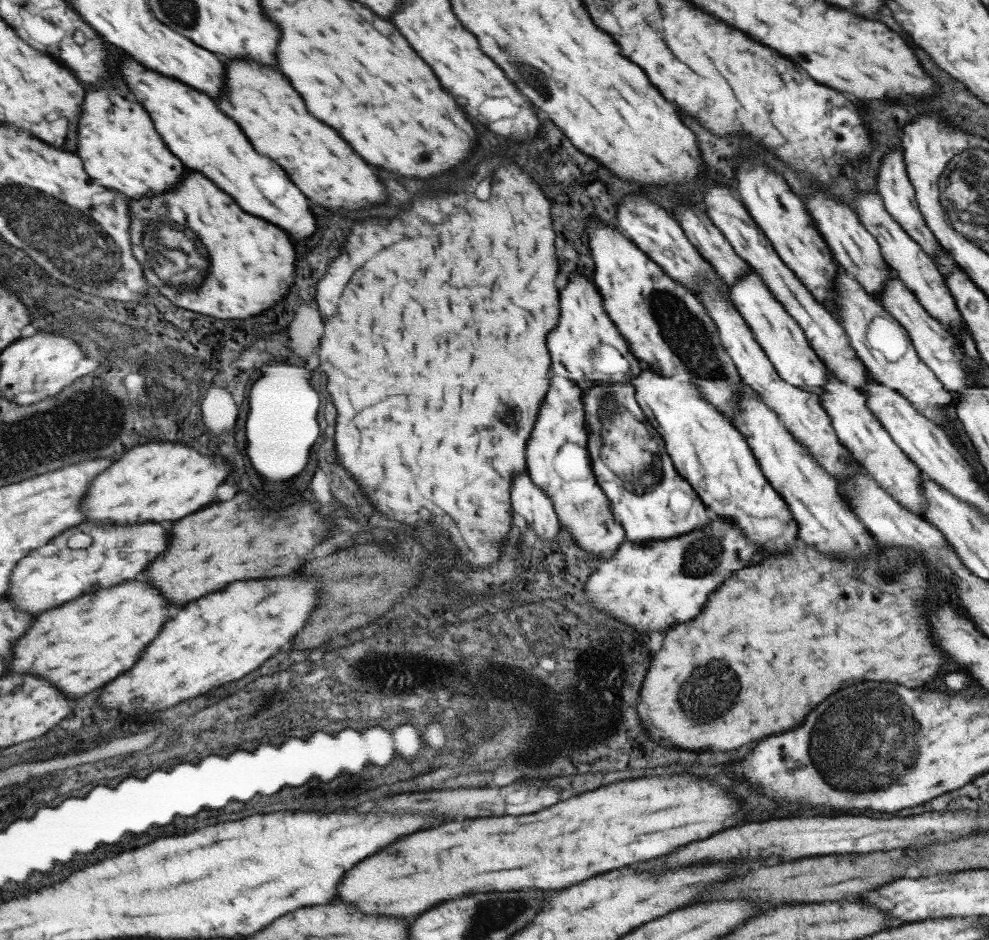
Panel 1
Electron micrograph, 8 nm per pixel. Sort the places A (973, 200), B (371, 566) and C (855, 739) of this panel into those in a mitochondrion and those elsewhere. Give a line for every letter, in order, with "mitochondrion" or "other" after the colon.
A: mitochondrion
B: other
C: mitochondrion

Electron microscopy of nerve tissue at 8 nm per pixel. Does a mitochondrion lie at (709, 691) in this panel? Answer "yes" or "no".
yes

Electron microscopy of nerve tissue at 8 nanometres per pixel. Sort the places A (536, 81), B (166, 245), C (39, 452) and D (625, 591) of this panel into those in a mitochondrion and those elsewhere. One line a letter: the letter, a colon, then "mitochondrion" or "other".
A: mitochondrion
B: mitochondrion
C: mitochondrion
D: other

